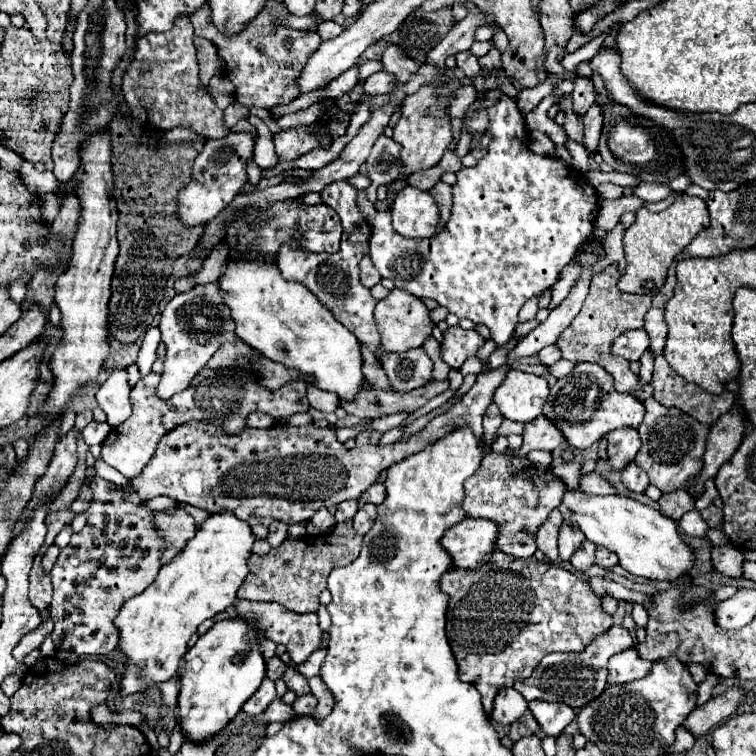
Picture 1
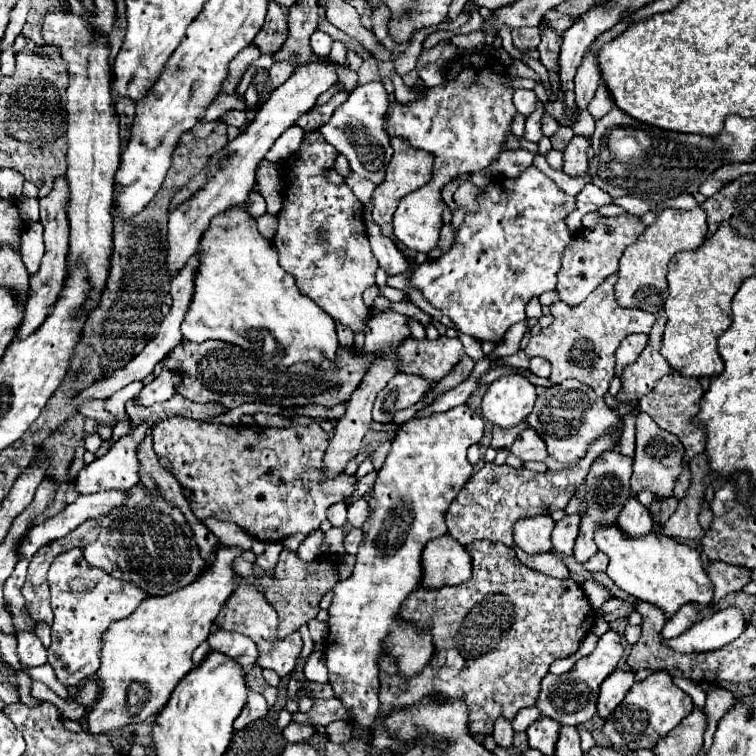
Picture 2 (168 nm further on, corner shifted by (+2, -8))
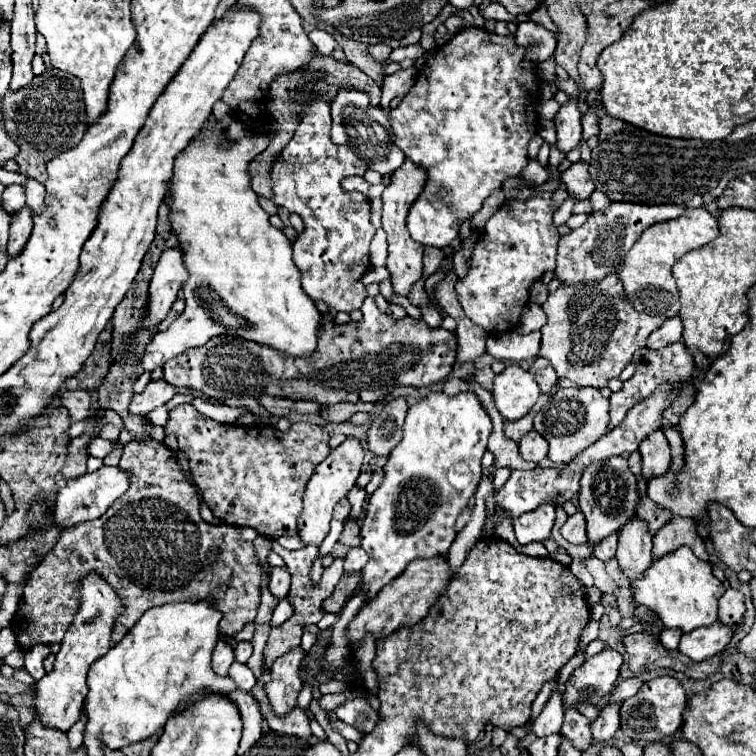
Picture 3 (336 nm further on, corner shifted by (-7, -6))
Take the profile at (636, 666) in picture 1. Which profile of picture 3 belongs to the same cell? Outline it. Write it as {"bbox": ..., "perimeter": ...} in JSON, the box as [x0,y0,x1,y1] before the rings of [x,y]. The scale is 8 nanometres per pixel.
{"bbox":[591,703,619,743],"perimeter":[[[611,703],[607,705],[599,717],[591,723],[591,733],[593,733],[593,743],[601,743],[607,741],[615,735],[615,731],[619,729],[619,703]]]}

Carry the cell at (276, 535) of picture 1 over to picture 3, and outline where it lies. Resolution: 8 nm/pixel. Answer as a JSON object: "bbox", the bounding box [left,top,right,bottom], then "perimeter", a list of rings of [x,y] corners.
{"bbox":[269,567,289,599],"perimeter":[[[275,567],[269,581],[269,591],[277,599],[285,599],[289,593],[289,573],[283,567]]]}

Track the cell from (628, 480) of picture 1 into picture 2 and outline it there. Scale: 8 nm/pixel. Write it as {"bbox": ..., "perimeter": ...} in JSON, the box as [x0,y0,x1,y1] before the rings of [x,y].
{"bbox":[618,495,654,535],"perimeter":[[[632,495],[624,503],[624,507],[618,515],[618,525],[622,529],[626,529],[628,535],[646,535],[646,531],[654,529],[654,521],[652,521],[652,515],[650,515],[648,507],[644,507],[636,499],[636,495]]]}

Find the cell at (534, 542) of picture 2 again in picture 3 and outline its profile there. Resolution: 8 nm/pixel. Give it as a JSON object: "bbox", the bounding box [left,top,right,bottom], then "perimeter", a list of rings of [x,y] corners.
{"bbox":[513,503,555,545],"perimeter":[[[551,503],[539,505],[537,509],[523,513],[521,517],[517,517],[513,521],[515,537],[521,545],[527,545],[533,541],[543,541],[551,535],[553,523],[555,523],[555,505],[551,505]]]}

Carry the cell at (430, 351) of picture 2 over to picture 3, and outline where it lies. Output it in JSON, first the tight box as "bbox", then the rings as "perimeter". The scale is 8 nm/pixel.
{"bbox":[163,297,457,405],"perimeter":[[[365,297],[361,311],[363,319],[357,323],[349,321],[345,329],[335,323],[331,313],[323,313],[313,357],[287,357],[269,345],[219,335],[167,361],[163,365],[163,379],[175,387],[197,389],[221,401],[267,393],[293,401],[307,399],[319,405],[335,405],[339,401],[377,403],[395,389],[395,383],[401,387],[427,387],[447,379],[457,351],[457,337],[451,331],[431,329],[421,319],[389,319],[389,315],[377,309],[373,297]]]}

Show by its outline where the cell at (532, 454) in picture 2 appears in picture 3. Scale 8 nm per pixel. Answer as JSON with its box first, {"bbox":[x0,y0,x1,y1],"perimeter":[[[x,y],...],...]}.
{"bbox":[519,431,547,463],"perimeter":[[[529,431],[521,441],[519,441],[519,453],[525,461],[539,463],[547,457],[547,441],[537,433]]]}

